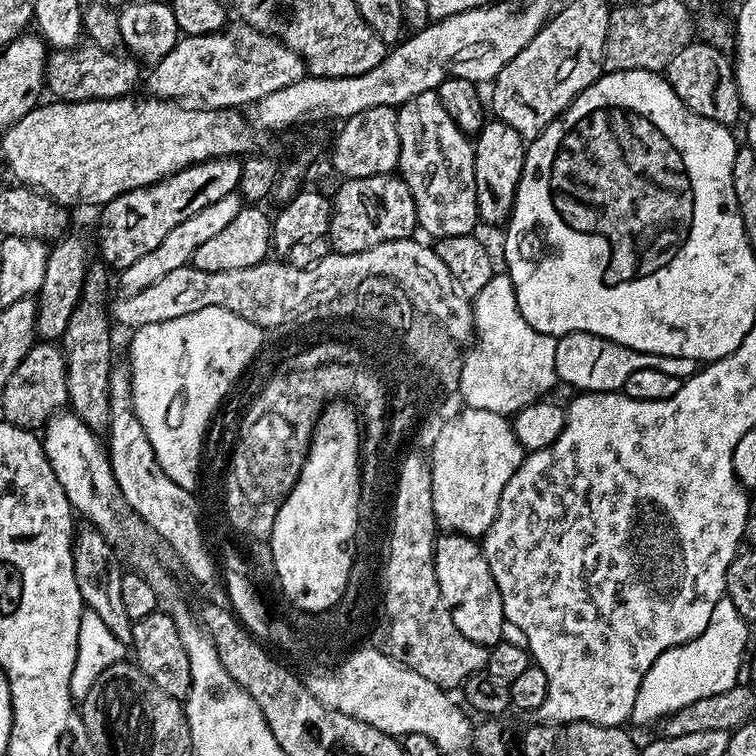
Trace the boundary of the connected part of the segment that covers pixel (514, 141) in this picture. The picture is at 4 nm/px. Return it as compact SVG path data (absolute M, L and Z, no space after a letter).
M492 118L474 136L474 182L477 184L477 210L485 224L503 225L512 214L516 187L522 178L526 140L506 126L506 122Z

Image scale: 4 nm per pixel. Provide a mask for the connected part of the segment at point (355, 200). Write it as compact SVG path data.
M399 175L354 178L341 185L336 196L331 197L332 221L326 237L331 251L358 254L382 242L409 239L417 231L415 200L406 180Z

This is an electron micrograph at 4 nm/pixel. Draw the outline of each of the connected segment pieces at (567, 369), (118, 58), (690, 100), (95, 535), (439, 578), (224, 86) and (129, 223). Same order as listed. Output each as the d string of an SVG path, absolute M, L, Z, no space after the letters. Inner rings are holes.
M568 332L556 340L554 350L554 370L561 385L569 384L580 392L619 392L623 389L626 378L634 370L662 370L662 374L687 378L698 371L697 361L677 356L655 356L649 352L639 352L613 340L595 336L589 332Z
M81 42L75 48L62 48L49 55L48 64L44 67L44 82L47 91L53 92L56 95L53 97L60 102L77 104L83 100L119 100L132 94L139 80L141 83L140 67L142 67L141 61L131 54L103 48L91 42Z
M693 42L678 50L674 58L670 58L666 69L666 79L674 94L682 98L682 102L691 112L702 118L710 118L719 124L735 125L735 120L742 113L738 86L734 79L734 64L728 60L723 51L712 44Z
M85 526L75 533L73 539L73 554L75 574L78 578L79 593L85 602L85 607L101 618L106 628L126 646L133 640L132 620L129 618L122 597L122 578L124 568L121 567L113 545L94 526Z
M468 542L465 548L436 549L436 581L444 599L444 605L454 618L454 626L470 642L491 646L505 639L506 621L502 594L494 582L494 574L484 557L484 549L479 543Z
M241 20L233 21L217 32L198 34L197 36L181 35L174 50L166 54L166 58L155 61L151 65L152 73L147 73L146 84L153 97L162 100L187 102L192 106L213 110L240 110L243 104L255 105L268 94L296 83L307 75L307 64L299 54L290 50L275 36L266 35L257 28L250 27Z
M219 156L206 162L192 164L188 168L176 172L173 176L168 176L165 180L159 180L157 184L148 184L145 188L135 188L129 192L124 192L118 198L114 198L110 203L103 205L100 216L100 256L109 269L123 270L130 267L142 254L150 254L174 226L186 222L198 210L211 206L213 202L218 202L218 198L226 198L226 194L236 192L240 186L240 175L242 174L242 163L236 156Z

